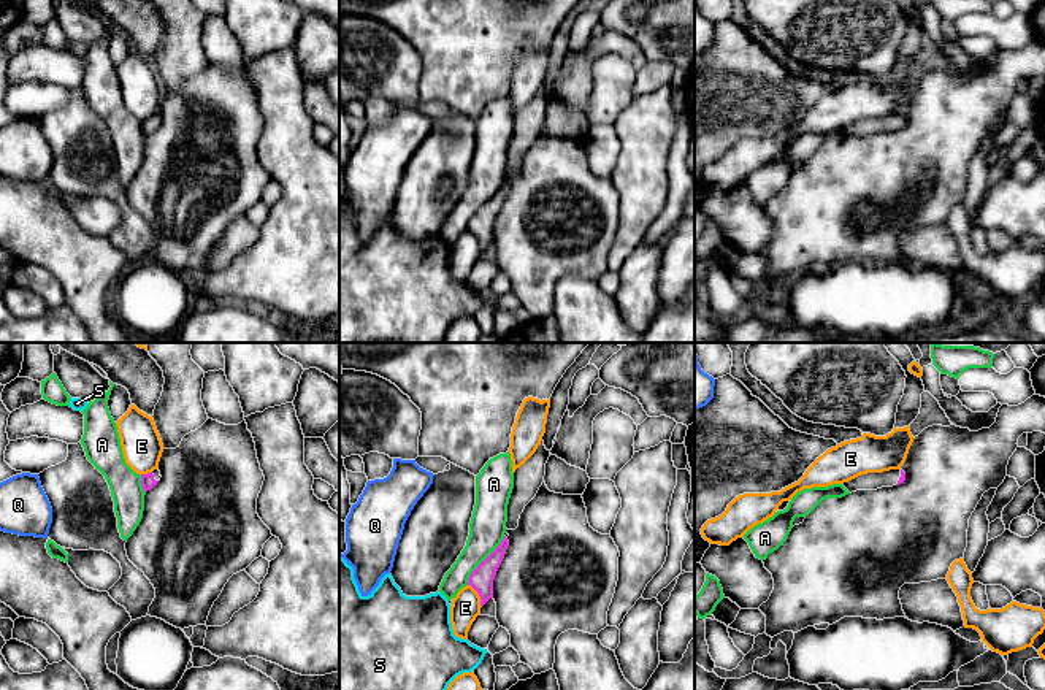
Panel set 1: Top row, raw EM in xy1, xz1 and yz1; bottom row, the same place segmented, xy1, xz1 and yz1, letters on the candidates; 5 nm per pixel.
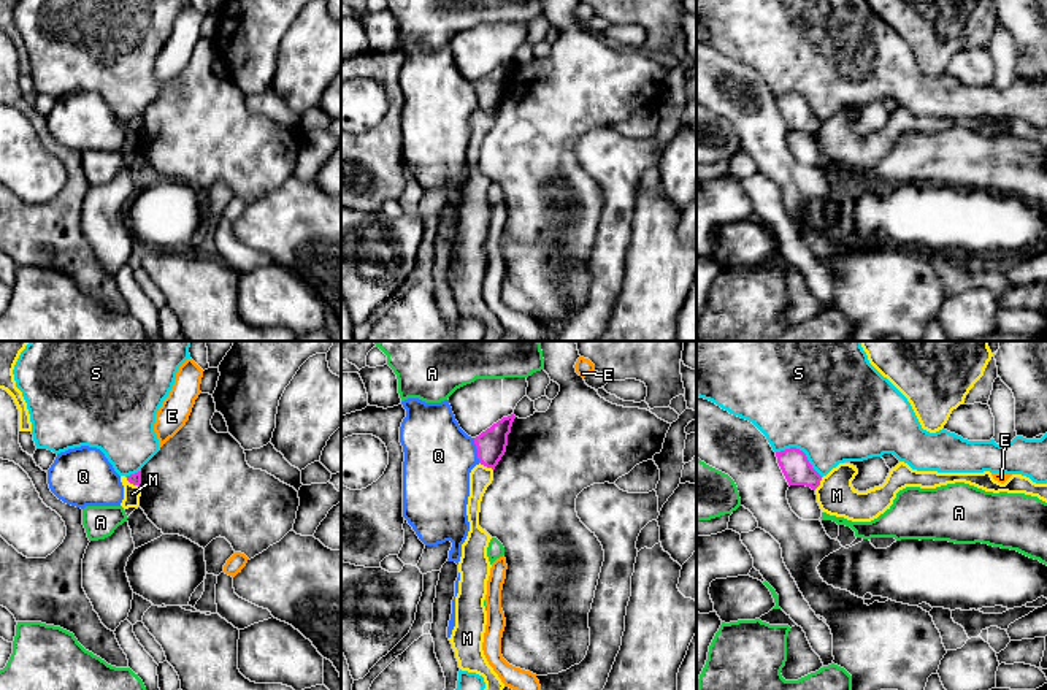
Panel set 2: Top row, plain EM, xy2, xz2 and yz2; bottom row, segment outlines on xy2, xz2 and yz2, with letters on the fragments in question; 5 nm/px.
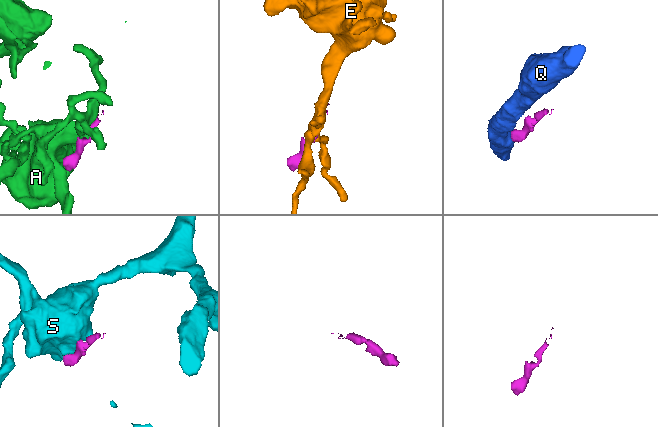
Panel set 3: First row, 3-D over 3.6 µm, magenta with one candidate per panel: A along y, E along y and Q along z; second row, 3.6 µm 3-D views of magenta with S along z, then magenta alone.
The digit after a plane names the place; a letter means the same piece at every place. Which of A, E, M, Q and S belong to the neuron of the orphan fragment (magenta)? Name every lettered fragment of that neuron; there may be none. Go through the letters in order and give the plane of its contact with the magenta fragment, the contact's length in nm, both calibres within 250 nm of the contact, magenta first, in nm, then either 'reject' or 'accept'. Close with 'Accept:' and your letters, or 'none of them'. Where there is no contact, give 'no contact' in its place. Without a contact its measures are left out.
A: contact in xz1; length 320 nm; calibres 120 and 190 nm; reject
E: contact in xz1; length 140 nm; calibres 120 and 150 nm; reject
M: contact in xy2; length 90 nm; calibres 60 and 90 nm; reject
Q: contact in xz2; length 130 nm; calibres 150 and 360 nm; reject
S: contact in yz2; length 280 nm; calibres 140 and 500 nm; reject
Accept: none of them

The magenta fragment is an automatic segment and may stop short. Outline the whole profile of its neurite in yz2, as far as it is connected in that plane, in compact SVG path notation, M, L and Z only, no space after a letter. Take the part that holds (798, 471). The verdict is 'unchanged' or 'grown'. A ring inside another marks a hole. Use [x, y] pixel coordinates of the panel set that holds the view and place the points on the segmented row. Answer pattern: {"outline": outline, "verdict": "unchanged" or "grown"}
{"outline": "M796 447L776 452L777 463L788 485L806 485L815 490L822 476L812 468L806 454Z", "verdict": "unchanged"}

